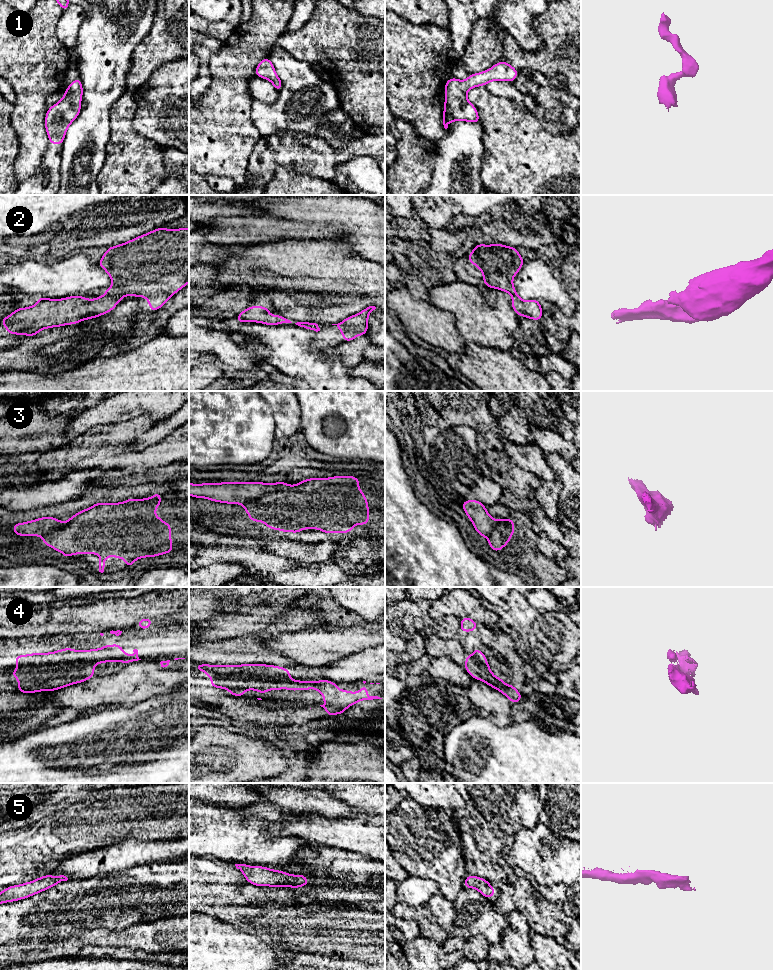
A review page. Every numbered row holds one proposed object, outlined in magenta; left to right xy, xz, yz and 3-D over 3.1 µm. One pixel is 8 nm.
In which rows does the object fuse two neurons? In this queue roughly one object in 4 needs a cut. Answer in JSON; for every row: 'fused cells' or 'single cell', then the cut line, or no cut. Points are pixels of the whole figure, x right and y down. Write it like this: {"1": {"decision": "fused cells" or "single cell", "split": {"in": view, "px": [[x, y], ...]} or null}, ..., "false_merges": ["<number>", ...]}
{"1": {"decision": "single cell", "split": null}, "2": {"decision": "single cell", "split": null}, "3": {"decision": "fused cells", "split": {"in": "xz", "px": [[287, 488], [271, 491], [242, 503]]}}, "4": {"decision": "single cell", "split": null}, "5": {"decision": "single cell", "split": null}, "false_merges": ["3"]}

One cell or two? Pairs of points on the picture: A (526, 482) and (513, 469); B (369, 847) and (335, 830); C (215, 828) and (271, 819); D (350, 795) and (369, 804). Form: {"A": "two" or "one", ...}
{"A": "one", "B": "one", "C": "two", "D": "one"}

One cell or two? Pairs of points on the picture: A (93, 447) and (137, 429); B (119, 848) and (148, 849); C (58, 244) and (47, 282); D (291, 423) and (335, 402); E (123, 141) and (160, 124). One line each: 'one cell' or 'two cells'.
A: one cell
B: one cell
C: two cells
D: two cells
E: two cells

